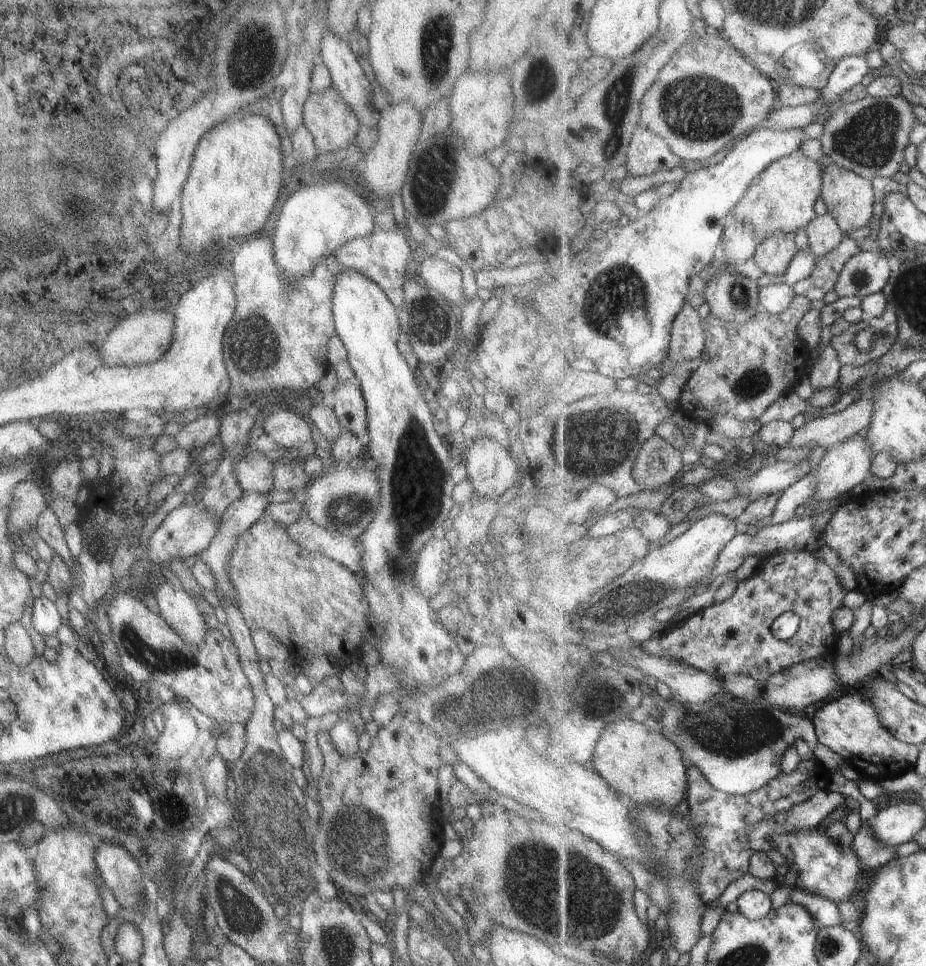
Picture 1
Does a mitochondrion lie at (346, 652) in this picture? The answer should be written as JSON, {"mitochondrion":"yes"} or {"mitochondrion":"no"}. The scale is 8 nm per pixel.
{"mitochondrion":"no"}

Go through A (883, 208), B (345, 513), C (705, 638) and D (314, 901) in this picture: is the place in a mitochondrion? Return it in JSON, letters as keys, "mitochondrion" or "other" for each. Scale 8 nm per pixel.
{"A":"other","B":"mitochondrion","C":"other","D":"mitochondrion"}

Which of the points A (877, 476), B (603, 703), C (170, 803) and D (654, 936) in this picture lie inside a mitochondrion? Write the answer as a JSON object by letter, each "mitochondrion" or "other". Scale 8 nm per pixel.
{"A":"other","B":"mitochondrion","C":"other","D":"other"}

